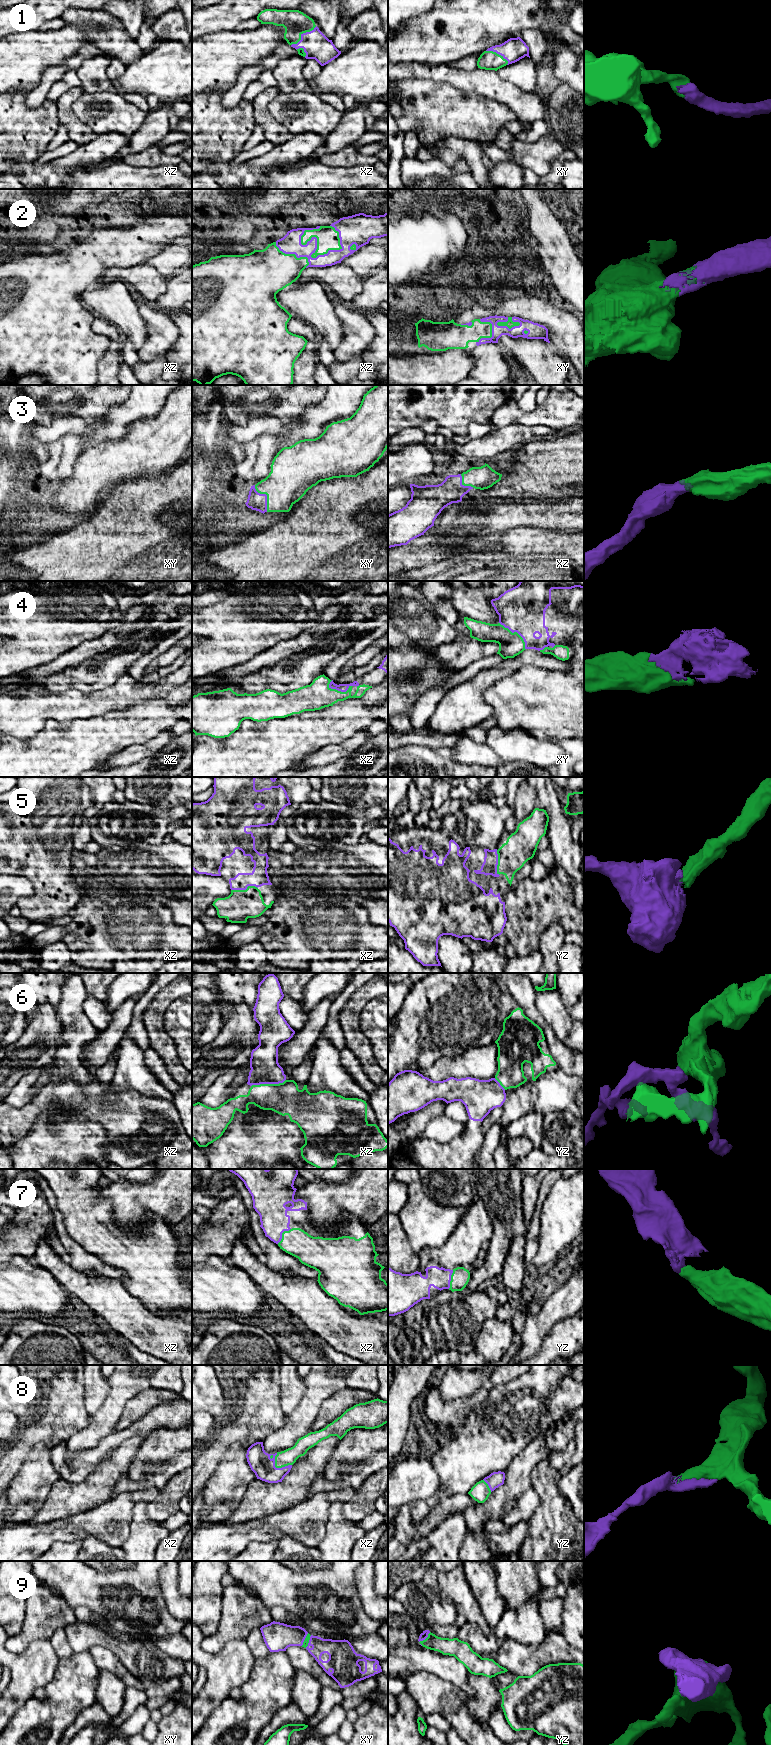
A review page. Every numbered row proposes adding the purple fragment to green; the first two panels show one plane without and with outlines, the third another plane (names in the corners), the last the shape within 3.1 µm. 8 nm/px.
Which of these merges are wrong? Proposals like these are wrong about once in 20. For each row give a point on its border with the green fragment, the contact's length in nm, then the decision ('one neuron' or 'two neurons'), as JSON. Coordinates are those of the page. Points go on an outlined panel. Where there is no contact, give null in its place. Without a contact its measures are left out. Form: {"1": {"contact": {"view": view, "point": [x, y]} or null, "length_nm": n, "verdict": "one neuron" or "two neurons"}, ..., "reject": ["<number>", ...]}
{"1": {"contact": {"view": "xz", "point": [302, 33]}, "length_nm": 260, "verdict": "one neuron"}, "2": {"contact": {"view": "xz", "point": [315, 252]}, "length_nm": 360, "verdict": "one neuron"}, "3": {"contact": {"view": "xy", "point": [267, 496]}, "length_nm": 240, "verdict": "one neuron"}, "4": {"contact": {"view": "xy", "point": [516, 632]}, "length_nm": 300, "verdict": "one neuron"}, "5": {"contact": {"view": "xz", "point": [244, 890]}, "length_nm": 220, "verdict": "one neuron"}, "6": {"contact": {"view": "xz", "point": [268, 1084]}, "length_nm": 280, "verdict": "one neuron"}, "7": {"contact": {"view": "xz", "point": [282, 1234]}, "length_nm": 170, "verdict": "one neuron"}, "8": {"contact": {"view": "xz", "point": [277, 1467]}, "length_nm": 200, "verdict": "one neuron"}, "9": {"contact": {"view": "yz", "point": [423, 1640]}, "length_nm": 130, "verdict": "one neuron"}, "reject": []}

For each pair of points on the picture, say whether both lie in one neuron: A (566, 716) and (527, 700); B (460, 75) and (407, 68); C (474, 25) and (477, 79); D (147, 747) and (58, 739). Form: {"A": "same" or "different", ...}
{"A": "same", "B": "same", "C": "different", "D": "different"}

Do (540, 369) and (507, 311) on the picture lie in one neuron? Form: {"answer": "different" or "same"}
{"answer": "different"}

